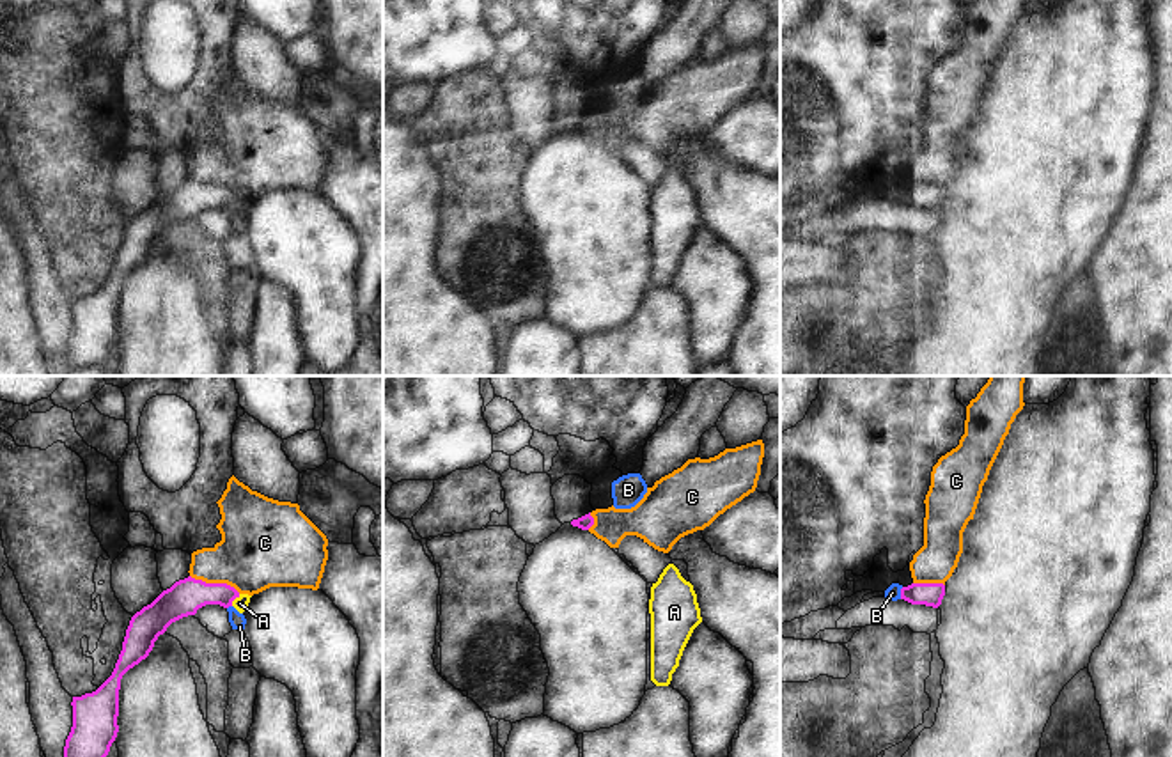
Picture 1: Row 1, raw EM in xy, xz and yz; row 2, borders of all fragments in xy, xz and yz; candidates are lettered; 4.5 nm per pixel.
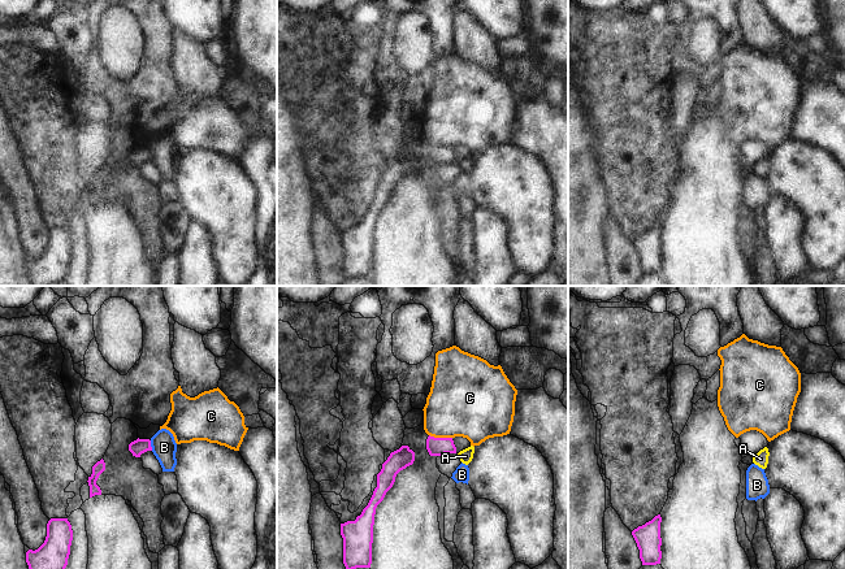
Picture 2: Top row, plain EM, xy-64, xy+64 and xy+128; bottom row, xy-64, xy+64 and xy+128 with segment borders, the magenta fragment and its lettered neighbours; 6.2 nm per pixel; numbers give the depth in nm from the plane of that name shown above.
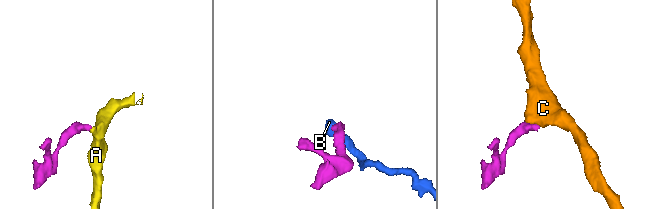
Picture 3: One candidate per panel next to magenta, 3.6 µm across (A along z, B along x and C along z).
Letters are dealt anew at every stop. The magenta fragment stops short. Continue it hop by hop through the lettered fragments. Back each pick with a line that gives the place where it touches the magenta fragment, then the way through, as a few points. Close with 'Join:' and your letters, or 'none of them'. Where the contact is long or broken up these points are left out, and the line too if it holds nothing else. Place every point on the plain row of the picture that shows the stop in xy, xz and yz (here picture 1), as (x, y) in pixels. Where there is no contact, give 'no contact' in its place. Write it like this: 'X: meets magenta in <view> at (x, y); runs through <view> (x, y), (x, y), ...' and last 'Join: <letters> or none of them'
A: meets magenta in xy at (234, 201); runs through xy (187, 199), (224, 197), (234, 201), (240, 206)
Join: A

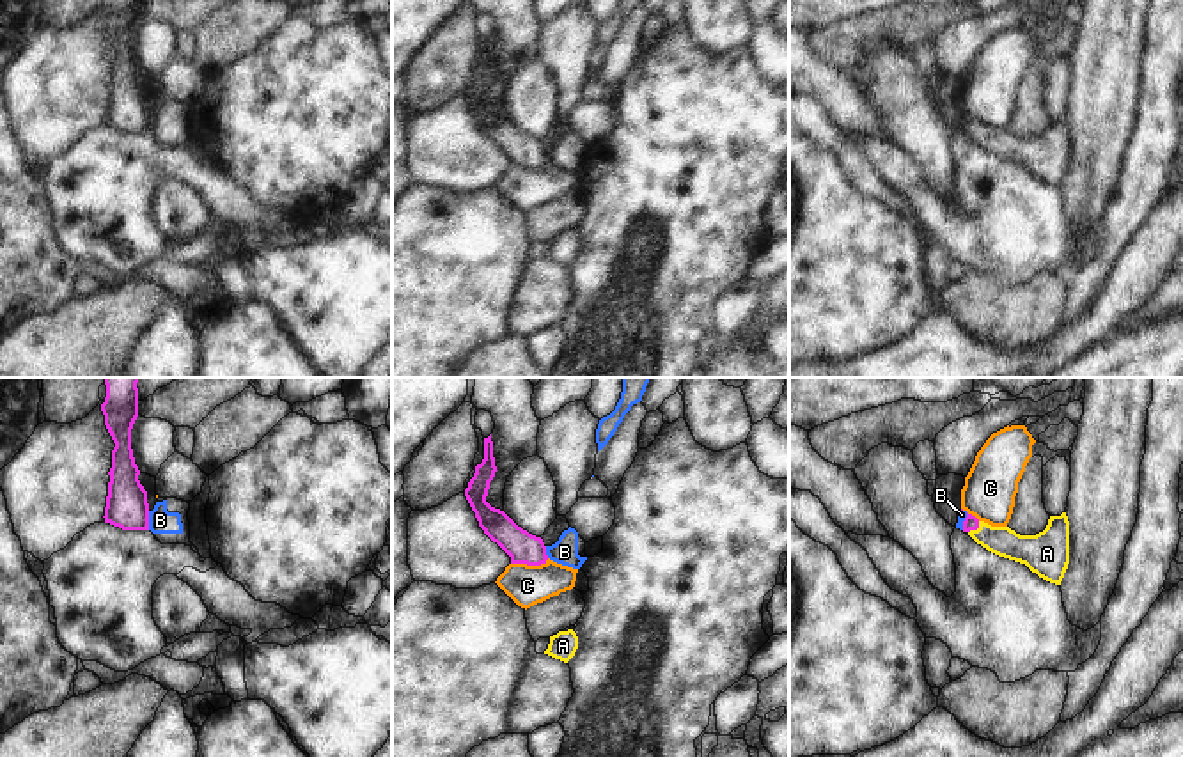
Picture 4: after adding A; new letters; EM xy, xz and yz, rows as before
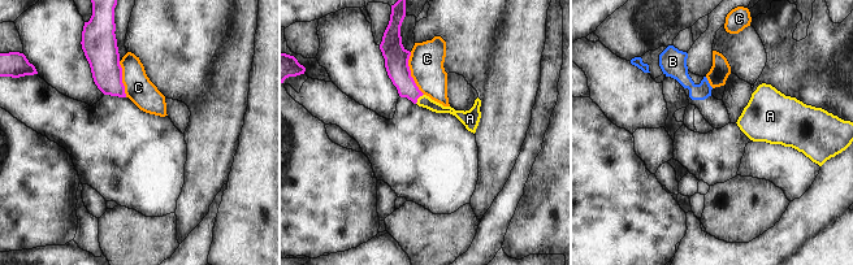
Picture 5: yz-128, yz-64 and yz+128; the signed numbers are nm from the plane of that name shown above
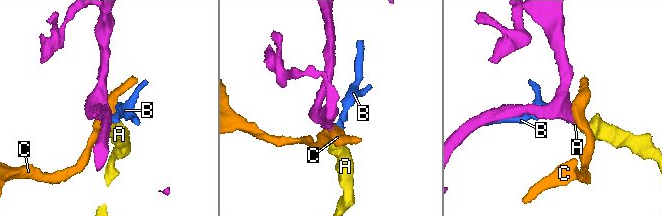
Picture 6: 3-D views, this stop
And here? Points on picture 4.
A: meets magenta in yz at (976, 132); runs through yz (971, 124), (976, 132), (1002, 144)
Join: A

